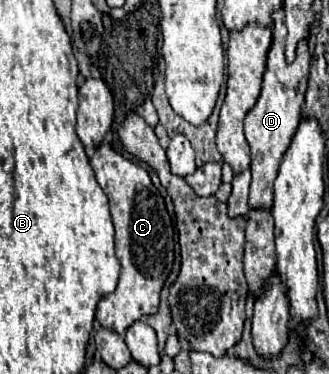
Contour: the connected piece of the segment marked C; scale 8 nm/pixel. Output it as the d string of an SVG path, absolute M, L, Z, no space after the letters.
M105 142L91 156L91 166L99 186L109 198L115 224L115 252L121 262L119 284L111 294L99 300L95 318L101 326L123 336L135 320L157 312L159 292L173 268L173 224L165 210L165 202L145 168L123 158Z

